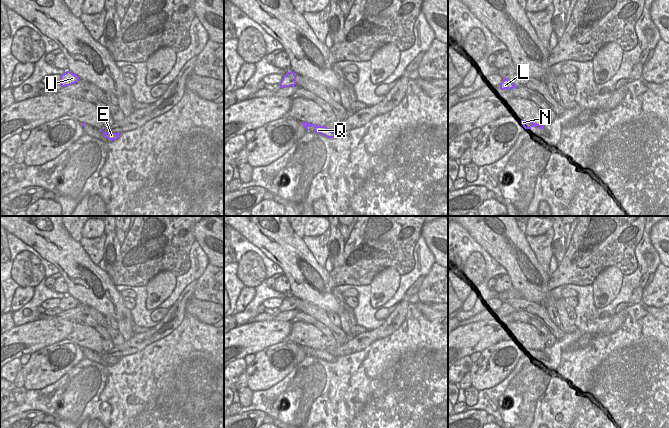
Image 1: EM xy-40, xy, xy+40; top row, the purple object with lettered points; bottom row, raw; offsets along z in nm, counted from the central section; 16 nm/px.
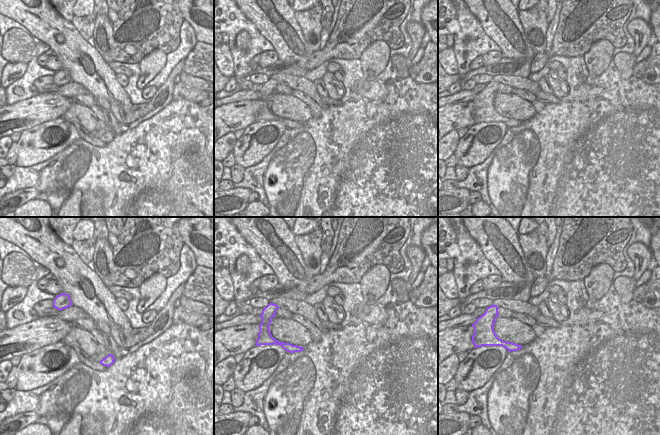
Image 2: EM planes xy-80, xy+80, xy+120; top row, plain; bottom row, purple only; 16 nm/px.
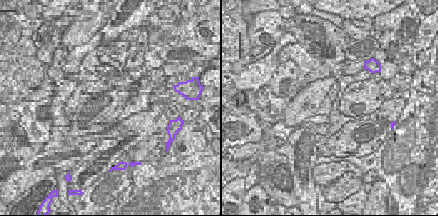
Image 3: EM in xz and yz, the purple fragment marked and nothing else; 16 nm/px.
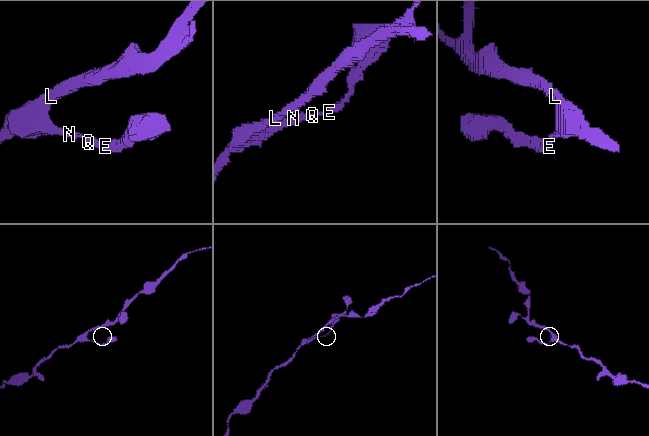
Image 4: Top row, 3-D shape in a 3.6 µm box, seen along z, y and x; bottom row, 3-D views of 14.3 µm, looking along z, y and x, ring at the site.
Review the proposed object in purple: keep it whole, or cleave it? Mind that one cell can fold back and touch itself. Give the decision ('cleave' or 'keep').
keep

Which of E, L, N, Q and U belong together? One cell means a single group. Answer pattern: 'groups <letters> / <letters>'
groups E L N Q U

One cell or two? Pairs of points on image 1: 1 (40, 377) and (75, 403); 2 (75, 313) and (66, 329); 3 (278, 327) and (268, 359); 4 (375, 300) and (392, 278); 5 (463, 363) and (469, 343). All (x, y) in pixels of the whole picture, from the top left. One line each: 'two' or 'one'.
1: two
2: two
3: two
4: one
5: two

